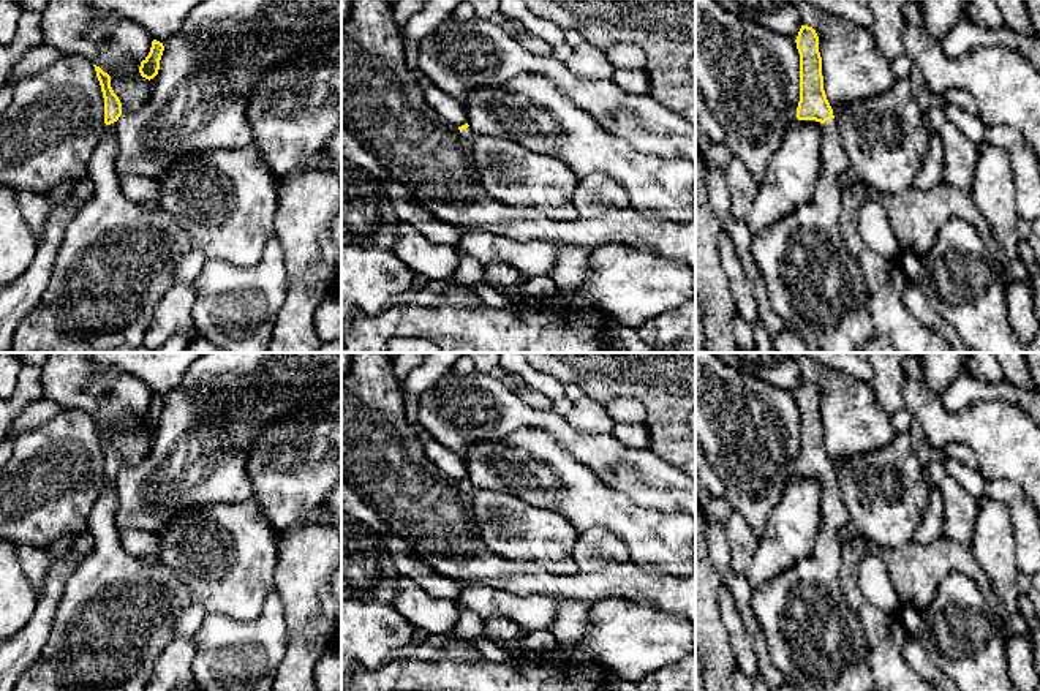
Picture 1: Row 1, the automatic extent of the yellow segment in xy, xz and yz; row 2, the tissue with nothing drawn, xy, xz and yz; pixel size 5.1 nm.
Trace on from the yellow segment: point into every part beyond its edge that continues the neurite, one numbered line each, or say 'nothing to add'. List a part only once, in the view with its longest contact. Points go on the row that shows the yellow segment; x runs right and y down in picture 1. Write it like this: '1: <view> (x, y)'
1: yz (813, 282)

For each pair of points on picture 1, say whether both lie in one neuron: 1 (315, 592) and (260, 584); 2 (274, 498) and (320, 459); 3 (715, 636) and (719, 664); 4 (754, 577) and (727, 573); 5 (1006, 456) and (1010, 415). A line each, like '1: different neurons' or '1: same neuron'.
1: different neurons
2: same neuron
3: same neuron
4: different neurons
5: same neuron

